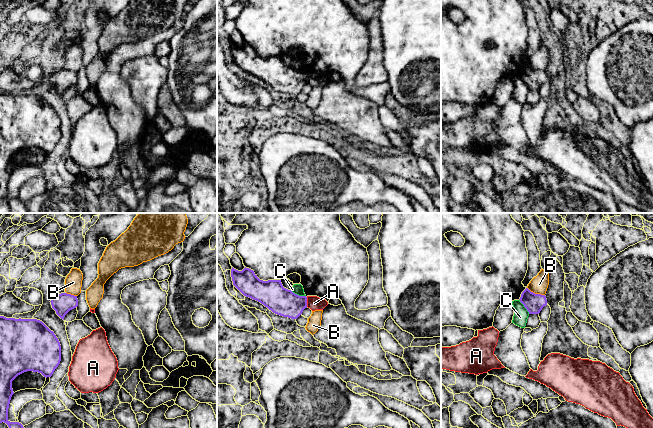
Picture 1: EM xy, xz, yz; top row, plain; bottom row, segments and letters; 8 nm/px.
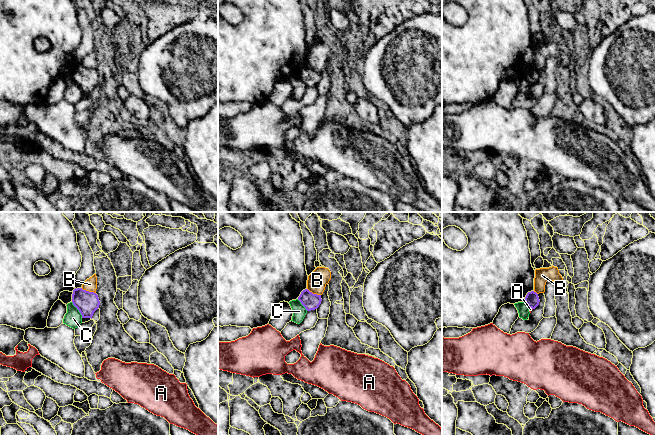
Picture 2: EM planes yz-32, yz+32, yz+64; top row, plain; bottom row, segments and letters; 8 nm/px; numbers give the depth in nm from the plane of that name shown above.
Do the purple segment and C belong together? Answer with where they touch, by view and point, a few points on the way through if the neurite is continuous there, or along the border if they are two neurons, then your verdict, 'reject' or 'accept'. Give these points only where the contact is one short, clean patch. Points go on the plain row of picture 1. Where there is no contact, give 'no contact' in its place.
meets purple in xz at (298, 71); reject

